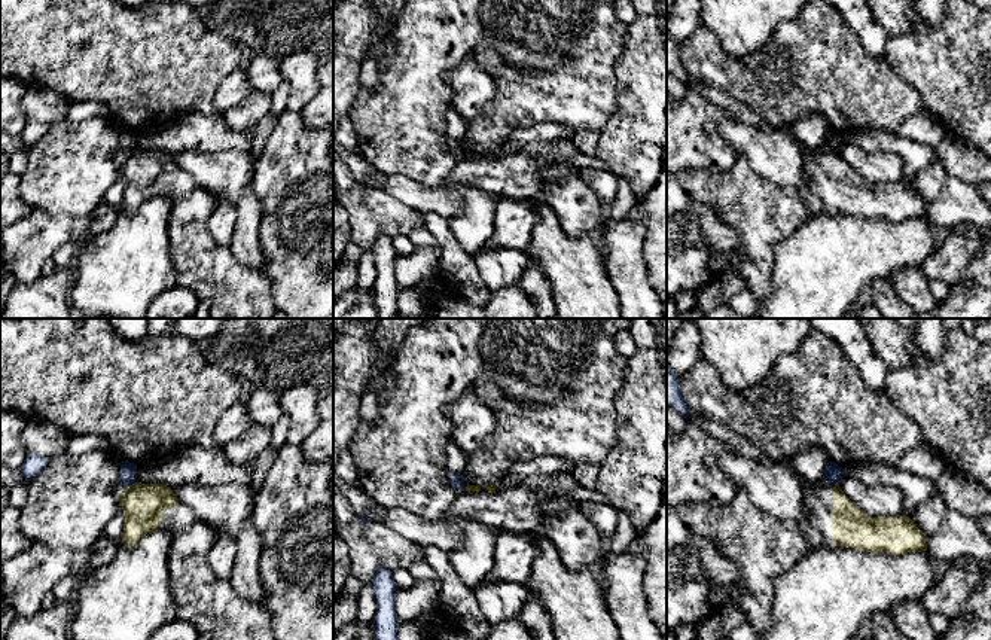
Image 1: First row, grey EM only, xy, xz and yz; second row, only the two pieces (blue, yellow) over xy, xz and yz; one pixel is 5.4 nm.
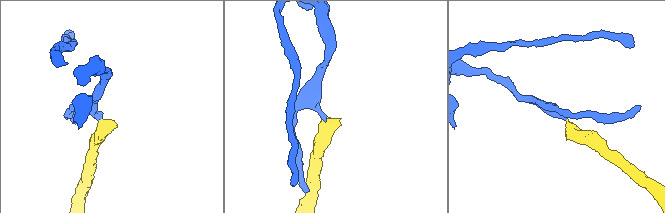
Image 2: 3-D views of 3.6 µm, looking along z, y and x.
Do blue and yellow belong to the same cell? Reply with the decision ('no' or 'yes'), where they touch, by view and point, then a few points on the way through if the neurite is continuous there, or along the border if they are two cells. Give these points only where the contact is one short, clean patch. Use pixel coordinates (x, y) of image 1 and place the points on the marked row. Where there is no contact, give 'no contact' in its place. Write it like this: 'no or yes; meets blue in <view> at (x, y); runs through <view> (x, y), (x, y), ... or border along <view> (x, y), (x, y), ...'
no; meets blue in xy at (130, 484); border along xy (136, 481), (124, 488)

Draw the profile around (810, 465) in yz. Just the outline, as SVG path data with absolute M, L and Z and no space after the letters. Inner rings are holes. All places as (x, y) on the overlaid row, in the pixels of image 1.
M809 447L792 460L798 475L812 482L823 481L824 469L830 461L827 452L821 447Z

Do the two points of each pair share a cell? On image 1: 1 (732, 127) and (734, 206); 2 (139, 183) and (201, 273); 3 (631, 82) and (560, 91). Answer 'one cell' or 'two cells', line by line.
1: two cells
2: one cell
3: two cells

